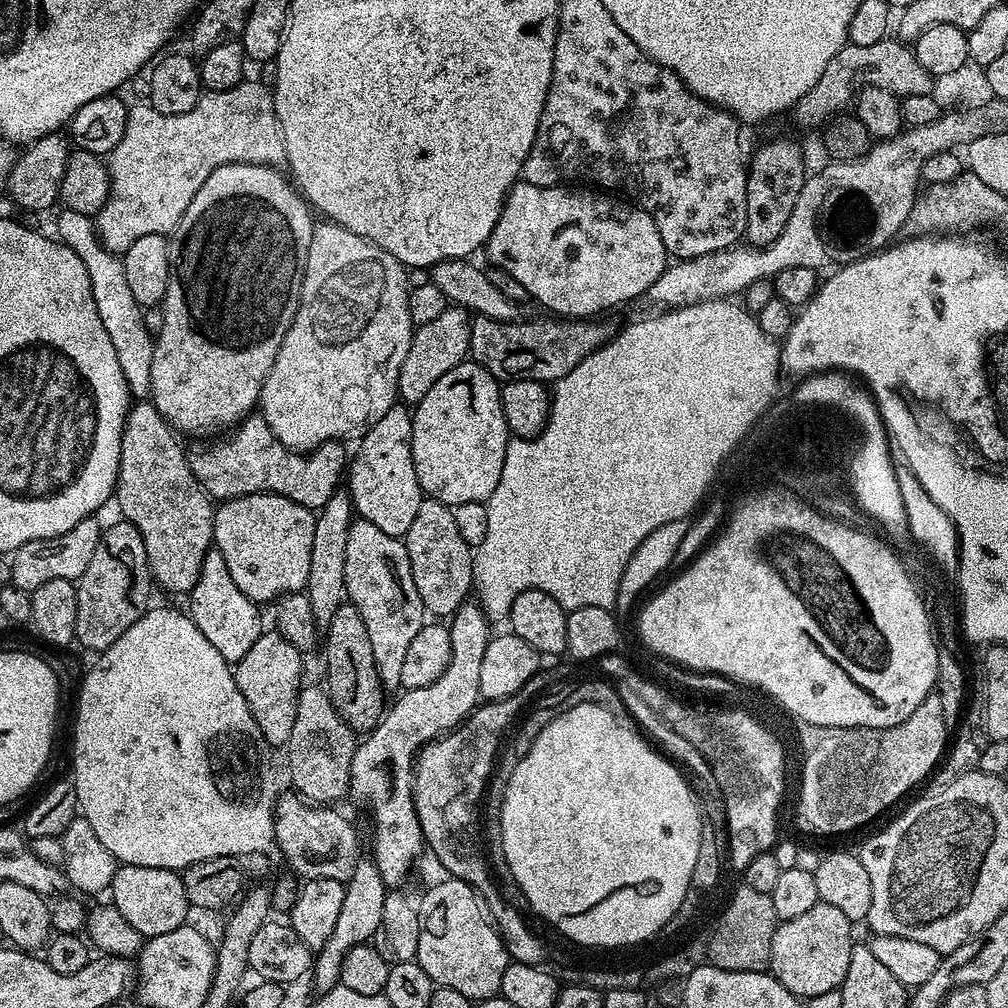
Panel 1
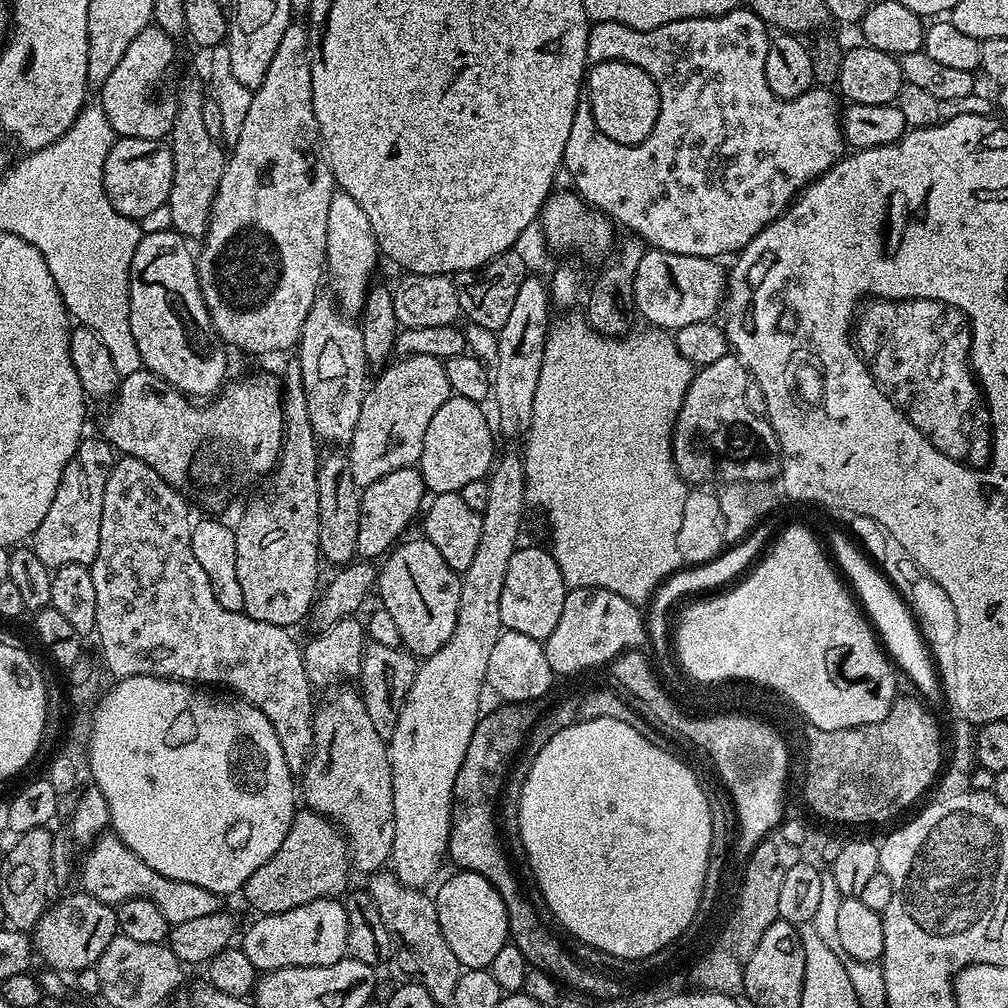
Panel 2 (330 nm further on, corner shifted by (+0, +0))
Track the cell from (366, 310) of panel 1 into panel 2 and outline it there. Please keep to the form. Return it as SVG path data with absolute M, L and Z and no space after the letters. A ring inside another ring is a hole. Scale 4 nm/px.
M336 190L330 198L330 210L326 217L326 276L332 279L331 295L336 307L349 318L356 318L364 311L368 289L374 283L378 249L376 239L370 230L370 218L350 194Z

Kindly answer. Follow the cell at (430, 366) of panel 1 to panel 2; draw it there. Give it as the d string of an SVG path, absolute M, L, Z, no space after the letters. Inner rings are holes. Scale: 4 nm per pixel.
M414 354L393 359L377 376L380 377L374 382L371 381L364 394L358 424L354 429L351 443L346 448L348 469L354 474L354 482L359 484L361 489L378 482L378 478L394 470L419 465L422 442L426 438L426 426L430 426L430 418L434 418L438 406L442 406L442 402L446 402L454 395L446 378L444 361L430 354Z

